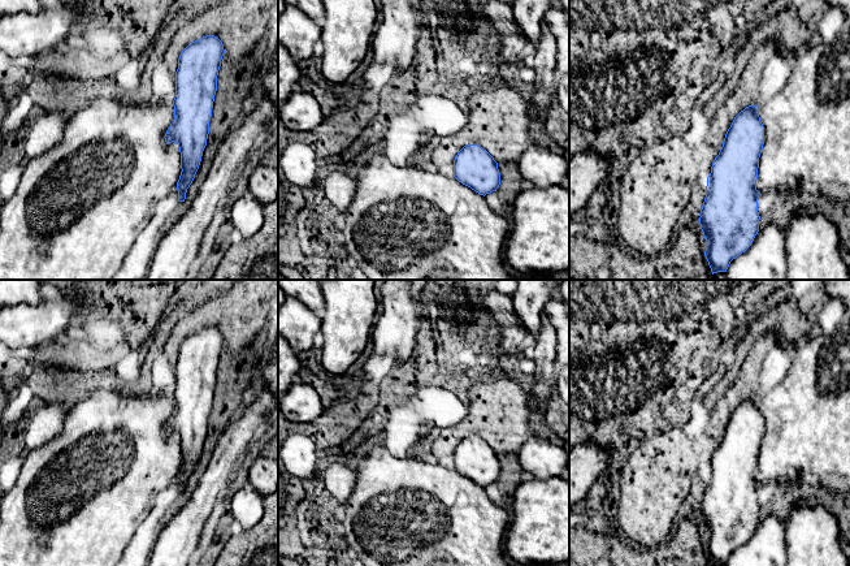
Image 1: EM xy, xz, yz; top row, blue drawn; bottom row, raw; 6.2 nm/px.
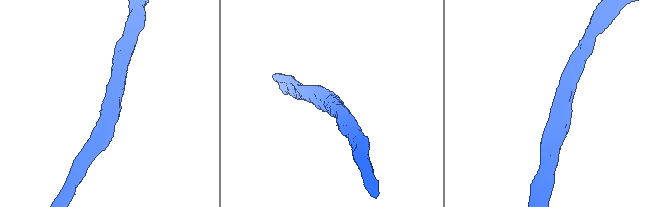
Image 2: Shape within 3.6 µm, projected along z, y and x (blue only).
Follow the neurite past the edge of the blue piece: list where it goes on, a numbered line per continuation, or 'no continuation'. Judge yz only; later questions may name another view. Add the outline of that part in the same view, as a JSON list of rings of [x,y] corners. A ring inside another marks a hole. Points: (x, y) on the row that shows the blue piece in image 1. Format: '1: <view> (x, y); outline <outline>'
no continuation

